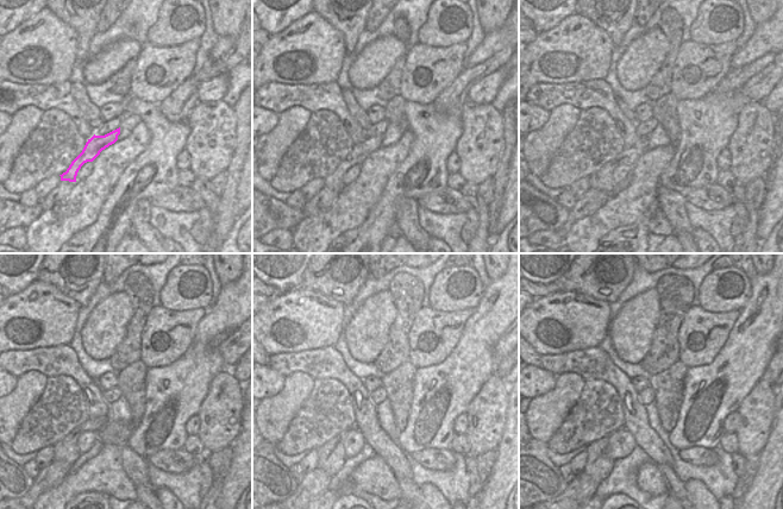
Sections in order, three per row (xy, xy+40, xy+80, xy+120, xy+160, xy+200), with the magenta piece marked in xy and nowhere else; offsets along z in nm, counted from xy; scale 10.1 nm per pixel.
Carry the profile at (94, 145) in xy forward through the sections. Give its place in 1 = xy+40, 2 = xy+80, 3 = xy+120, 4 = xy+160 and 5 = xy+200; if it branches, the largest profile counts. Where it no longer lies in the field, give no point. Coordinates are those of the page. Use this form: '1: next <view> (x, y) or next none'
1: next xy+40 (359, 151)
2: next xy+80 (602, 180)
3: next xy+120 (66, 450)
4: next xy+160 (331, 454)
5: next xy+200 (597, 466)

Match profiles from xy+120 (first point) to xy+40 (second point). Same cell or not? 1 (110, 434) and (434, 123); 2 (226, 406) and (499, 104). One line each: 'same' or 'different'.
1: different
2: different

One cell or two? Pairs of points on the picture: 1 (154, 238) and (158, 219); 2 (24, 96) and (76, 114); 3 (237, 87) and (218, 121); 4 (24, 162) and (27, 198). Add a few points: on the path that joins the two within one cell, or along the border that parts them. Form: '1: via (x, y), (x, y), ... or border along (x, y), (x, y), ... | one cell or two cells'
1: border along (150, 206), (149, 222), (164, 238) | two cells
2: via (37, 96), (58, 96), (63, 101) | one cell
3: border along (221, 100), (232, 107) | two cells
4: border along (33, 187), (20, 194) | two cells

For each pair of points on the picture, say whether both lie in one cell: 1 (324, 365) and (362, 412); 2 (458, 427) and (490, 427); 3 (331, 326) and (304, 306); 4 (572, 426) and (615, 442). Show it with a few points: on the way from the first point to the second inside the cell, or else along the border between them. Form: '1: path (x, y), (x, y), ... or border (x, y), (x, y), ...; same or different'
1: path (338, 370), (356, 388), (361, 397); same
2: border (467, 414), (467, 431), (464, 433); different
3: path (324, 326), (311, 313); same
4: border (622, 427), (607, 435); different

